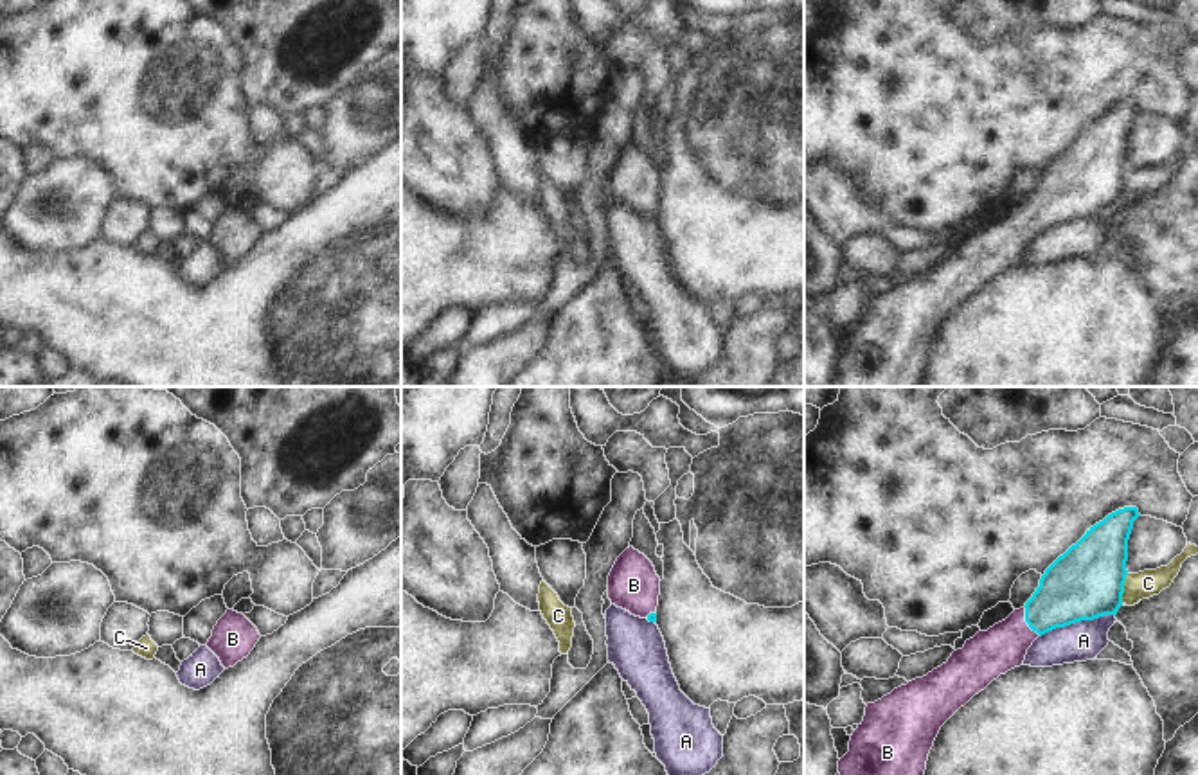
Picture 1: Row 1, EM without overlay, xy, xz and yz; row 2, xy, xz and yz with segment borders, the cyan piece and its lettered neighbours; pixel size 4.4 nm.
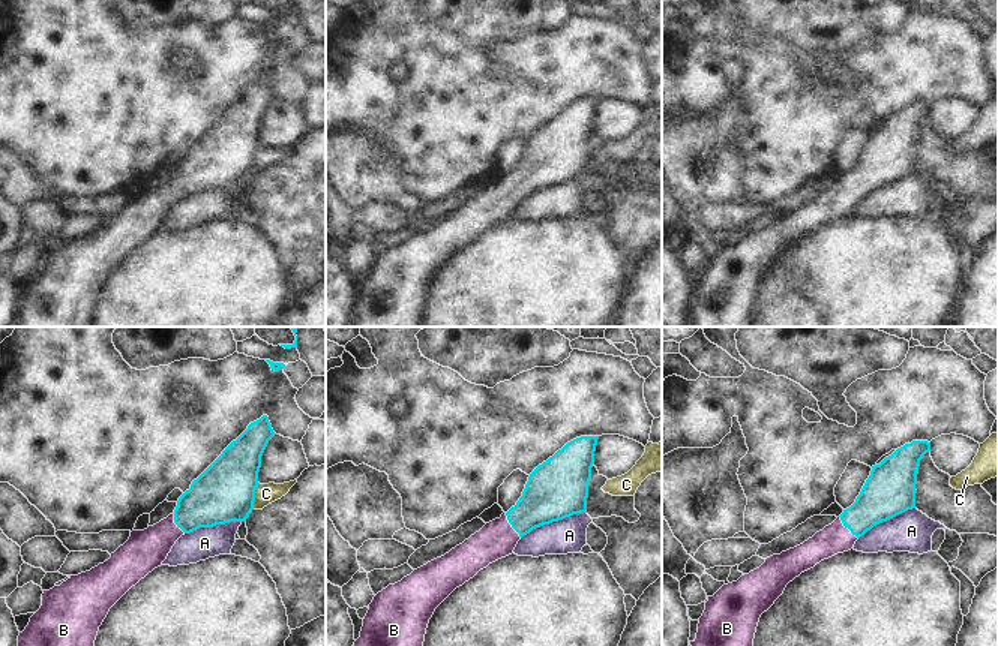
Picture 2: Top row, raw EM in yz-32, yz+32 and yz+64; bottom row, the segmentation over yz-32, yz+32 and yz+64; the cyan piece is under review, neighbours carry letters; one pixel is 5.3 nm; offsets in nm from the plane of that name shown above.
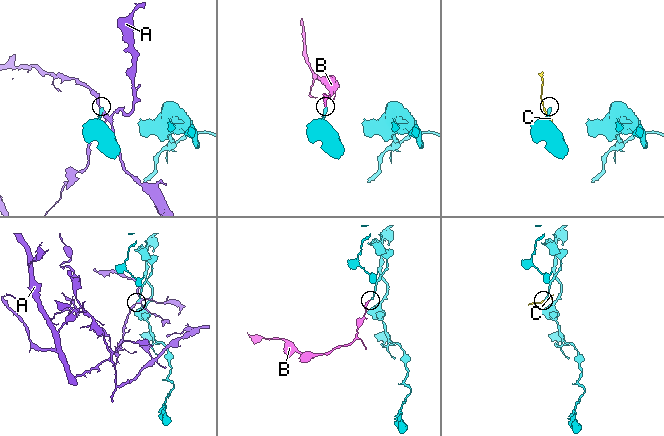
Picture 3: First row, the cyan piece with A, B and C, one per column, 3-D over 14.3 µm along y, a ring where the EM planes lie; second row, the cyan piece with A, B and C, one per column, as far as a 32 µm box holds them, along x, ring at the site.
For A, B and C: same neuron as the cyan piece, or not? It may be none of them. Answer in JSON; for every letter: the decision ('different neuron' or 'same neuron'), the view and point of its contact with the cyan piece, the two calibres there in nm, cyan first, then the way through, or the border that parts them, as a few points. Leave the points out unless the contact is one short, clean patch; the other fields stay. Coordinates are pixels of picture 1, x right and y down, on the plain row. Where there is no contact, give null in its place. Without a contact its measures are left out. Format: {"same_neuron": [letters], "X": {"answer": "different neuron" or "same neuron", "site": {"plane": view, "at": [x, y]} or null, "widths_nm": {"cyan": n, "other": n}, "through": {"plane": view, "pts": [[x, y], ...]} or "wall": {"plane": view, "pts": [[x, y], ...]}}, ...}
{"same_neuron": ["B"], "A": {"answer": "different neuron", "site": {"plane": "yz", "at": [1076, 218]}, "widths_nm": {"cyan": 320, "other": 180}}, "B": {"answer": "same neuron", "site": {"plane": "yz", "at": [1026, 218]}, "widths_nm": {"cyan": 280, "other": 220}, "through": {"plane": "yz", "pts": [[1071, 187], [1026, 218], [990, 250]]}}, "C": {"answer": "different neuron", "site": {"plane": "yz", "at": [1123, 186]}, "widths_nm": {"cyan": 320, "other": 120}, "wall": {"plane": "yz", "pts": [[1128, 171], [1121, 200]]}}}

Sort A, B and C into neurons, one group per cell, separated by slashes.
A / B / C

